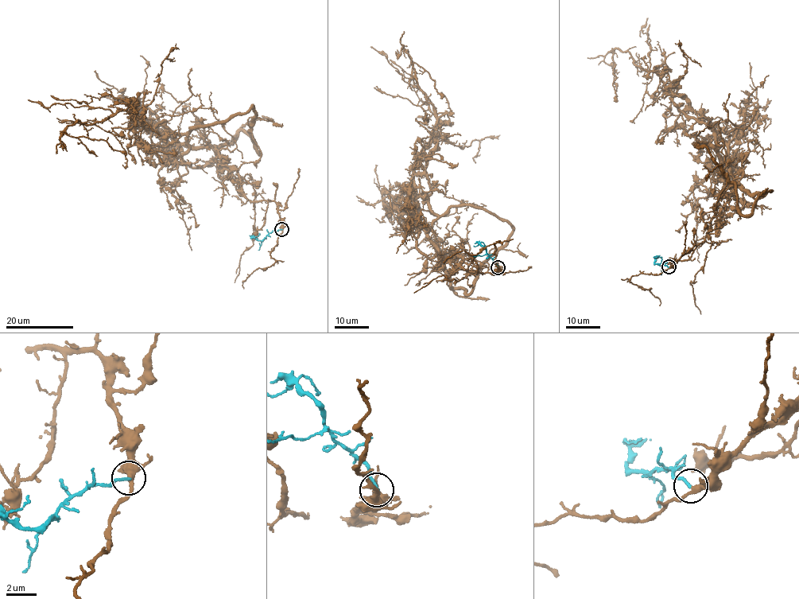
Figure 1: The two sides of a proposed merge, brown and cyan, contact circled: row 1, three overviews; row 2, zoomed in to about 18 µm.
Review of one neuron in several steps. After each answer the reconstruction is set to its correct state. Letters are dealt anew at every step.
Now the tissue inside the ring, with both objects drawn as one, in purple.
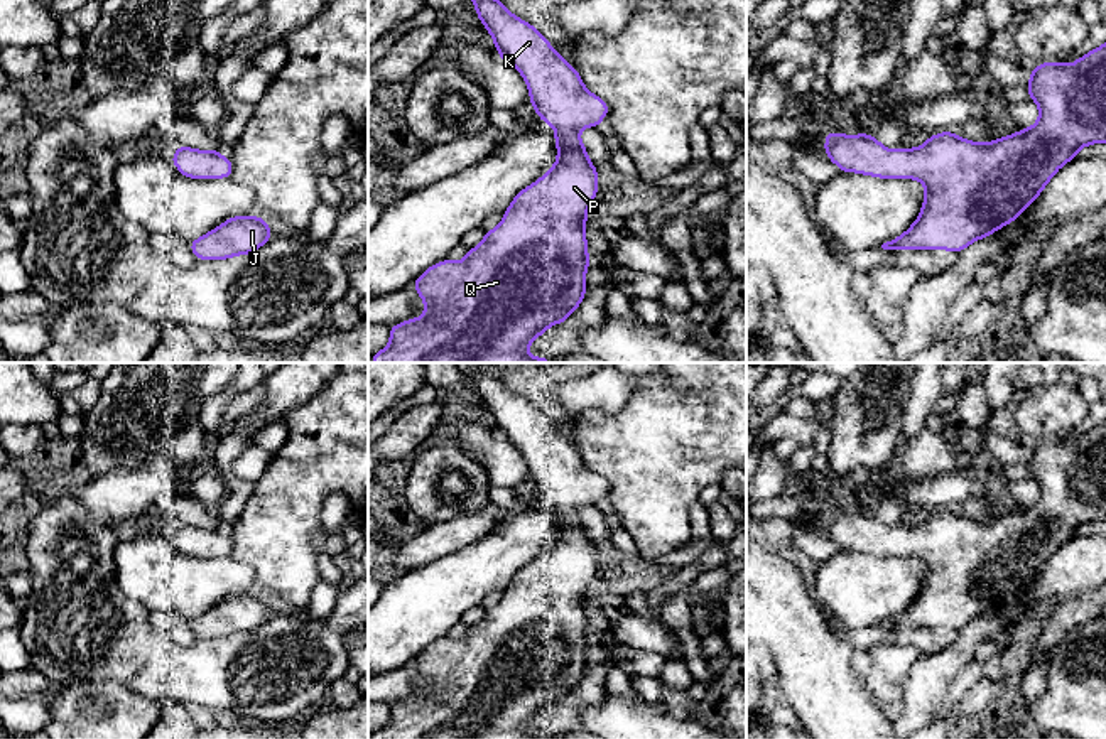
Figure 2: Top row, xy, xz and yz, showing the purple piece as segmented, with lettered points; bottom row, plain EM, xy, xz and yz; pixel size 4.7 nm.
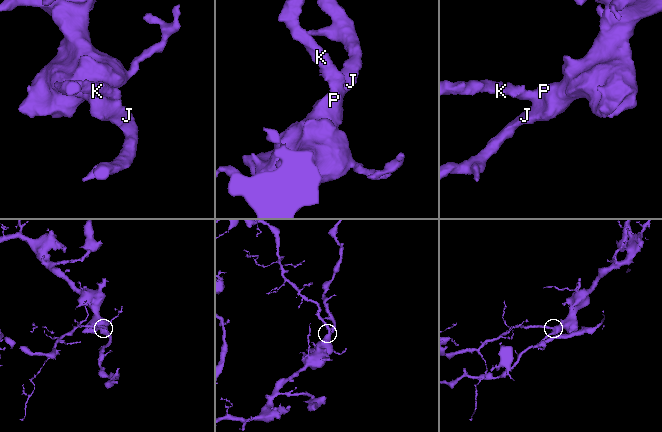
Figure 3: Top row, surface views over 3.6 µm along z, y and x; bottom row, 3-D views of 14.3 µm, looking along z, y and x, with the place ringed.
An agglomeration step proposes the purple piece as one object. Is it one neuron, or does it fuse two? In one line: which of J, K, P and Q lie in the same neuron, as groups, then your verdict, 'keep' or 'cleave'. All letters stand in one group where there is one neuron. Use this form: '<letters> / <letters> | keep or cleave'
J K P Q | keep

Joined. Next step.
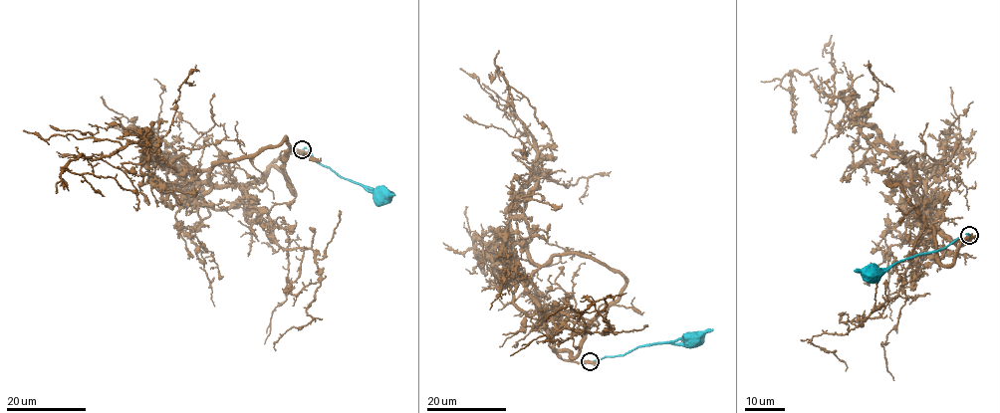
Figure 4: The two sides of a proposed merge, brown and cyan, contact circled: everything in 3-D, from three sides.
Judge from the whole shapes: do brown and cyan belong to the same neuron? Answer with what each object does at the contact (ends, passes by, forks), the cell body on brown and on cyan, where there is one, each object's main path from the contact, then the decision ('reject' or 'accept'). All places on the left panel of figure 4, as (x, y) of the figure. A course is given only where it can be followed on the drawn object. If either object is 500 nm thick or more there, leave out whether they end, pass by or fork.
brown passes by; cyan ends; soma brown none; soma cyan (382, 195); course brown (302, 149), (283, 154), (257, 180), (218, 186), (150, 161), (135, 143), (67, 165), (138, 194); course cyan (302, 149), (310, 149), (317, 162), (340, 176), (382, 192), (383, 196); reject

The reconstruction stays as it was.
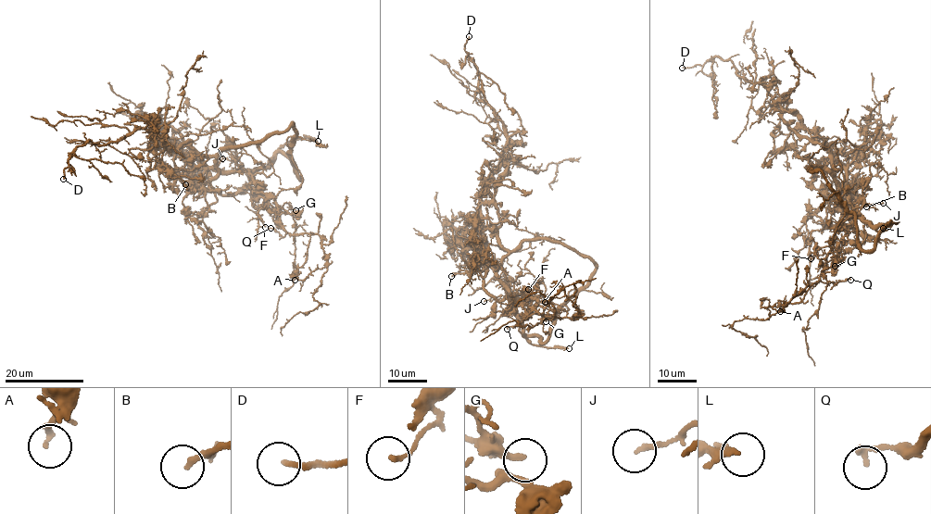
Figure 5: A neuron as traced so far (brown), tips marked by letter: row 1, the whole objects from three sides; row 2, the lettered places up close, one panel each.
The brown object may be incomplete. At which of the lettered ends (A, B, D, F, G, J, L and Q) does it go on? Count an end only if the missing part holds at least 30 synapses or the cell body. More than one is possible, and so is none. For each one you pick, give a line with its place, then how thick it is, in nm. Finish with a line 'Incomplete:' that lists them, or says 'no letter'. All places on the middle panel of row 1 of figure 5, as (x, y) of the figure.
D: at (469, 36); 170 nm thick
L: at (569, 348); 180 nm thick
Incomplete: D, L

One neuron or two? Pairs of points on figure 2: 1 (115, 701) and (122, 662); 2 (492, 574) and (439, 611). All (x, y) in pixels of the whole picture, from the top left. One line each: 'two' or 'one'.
1: two
2: one

